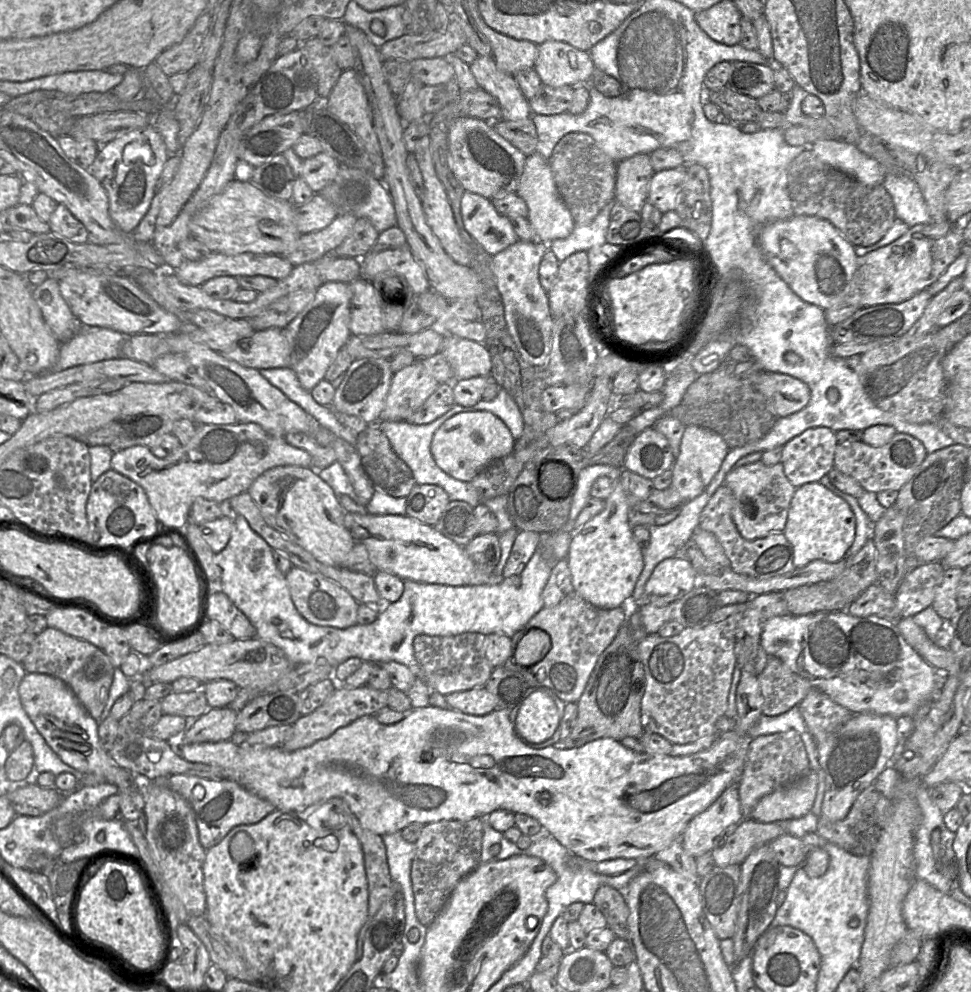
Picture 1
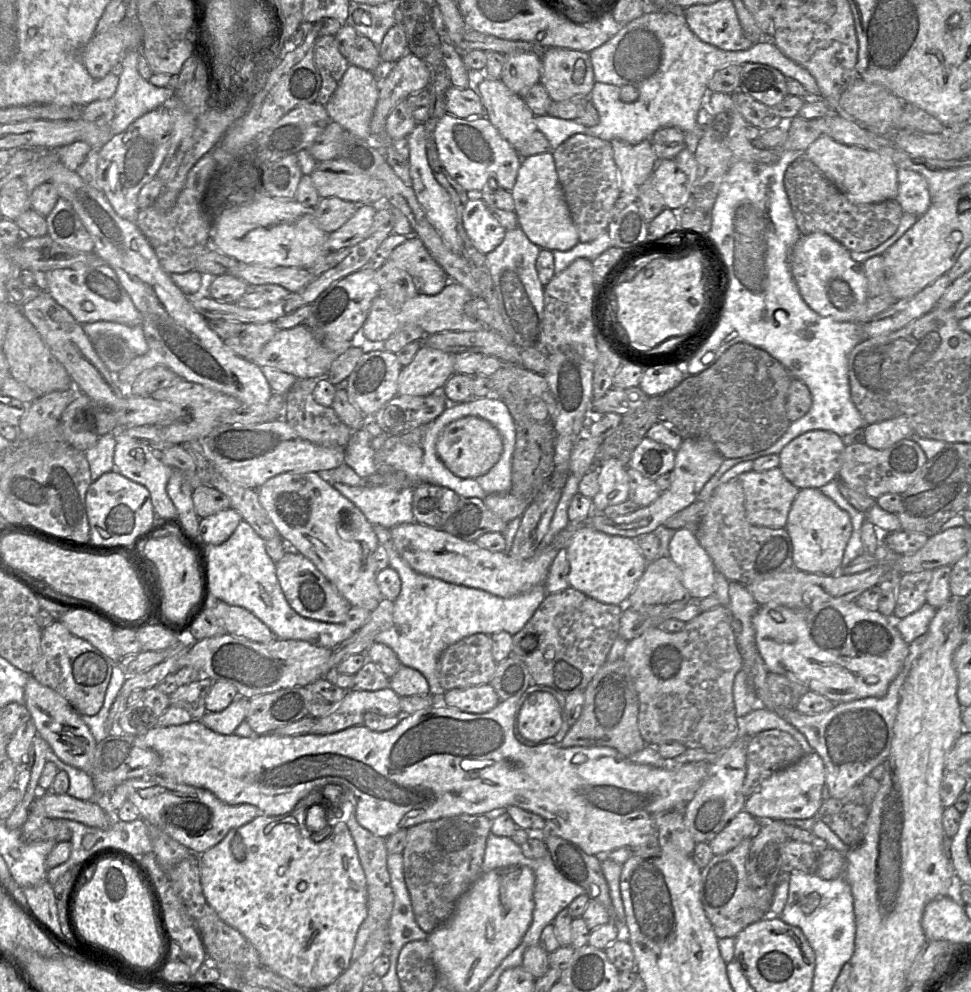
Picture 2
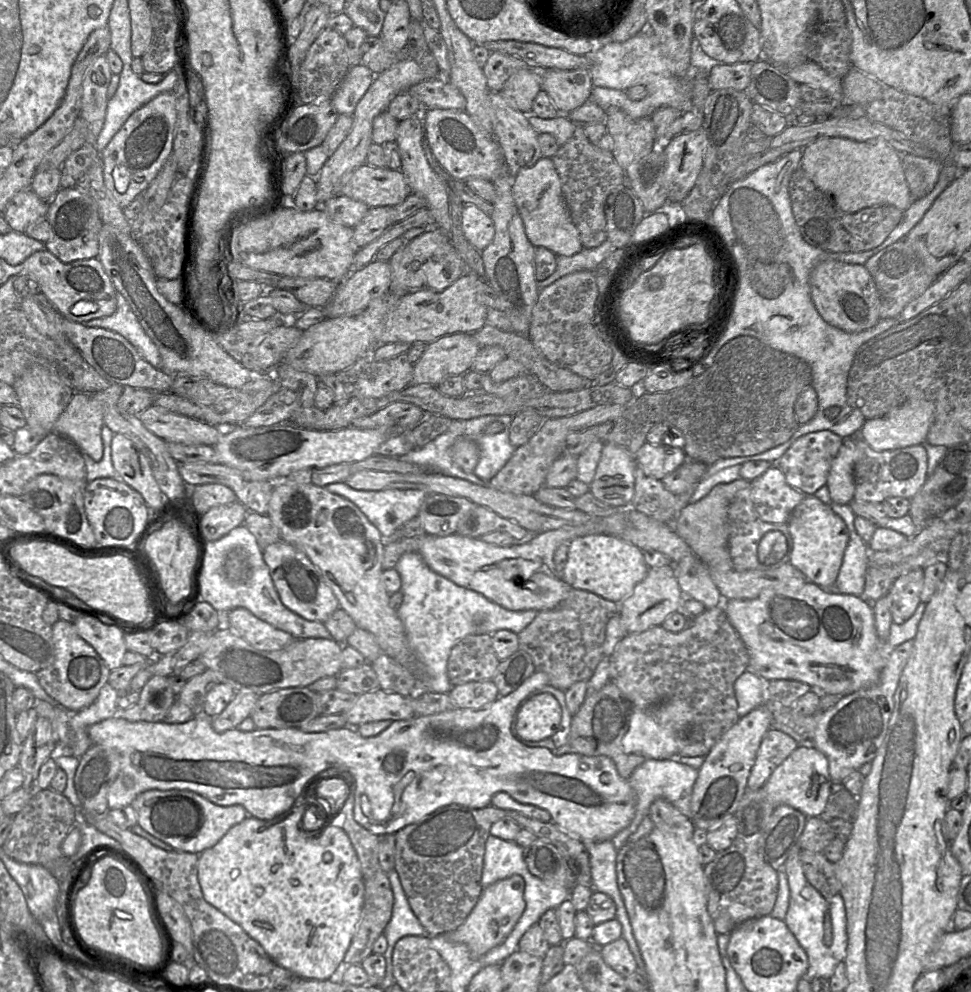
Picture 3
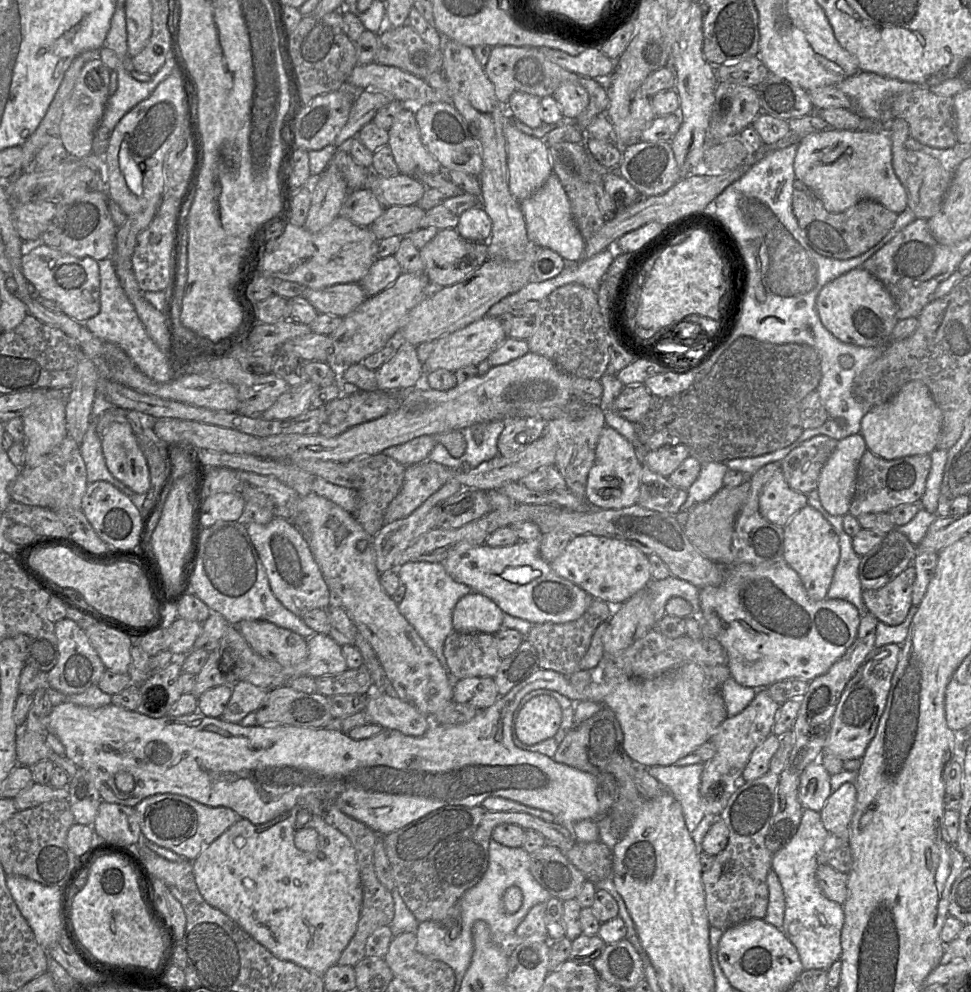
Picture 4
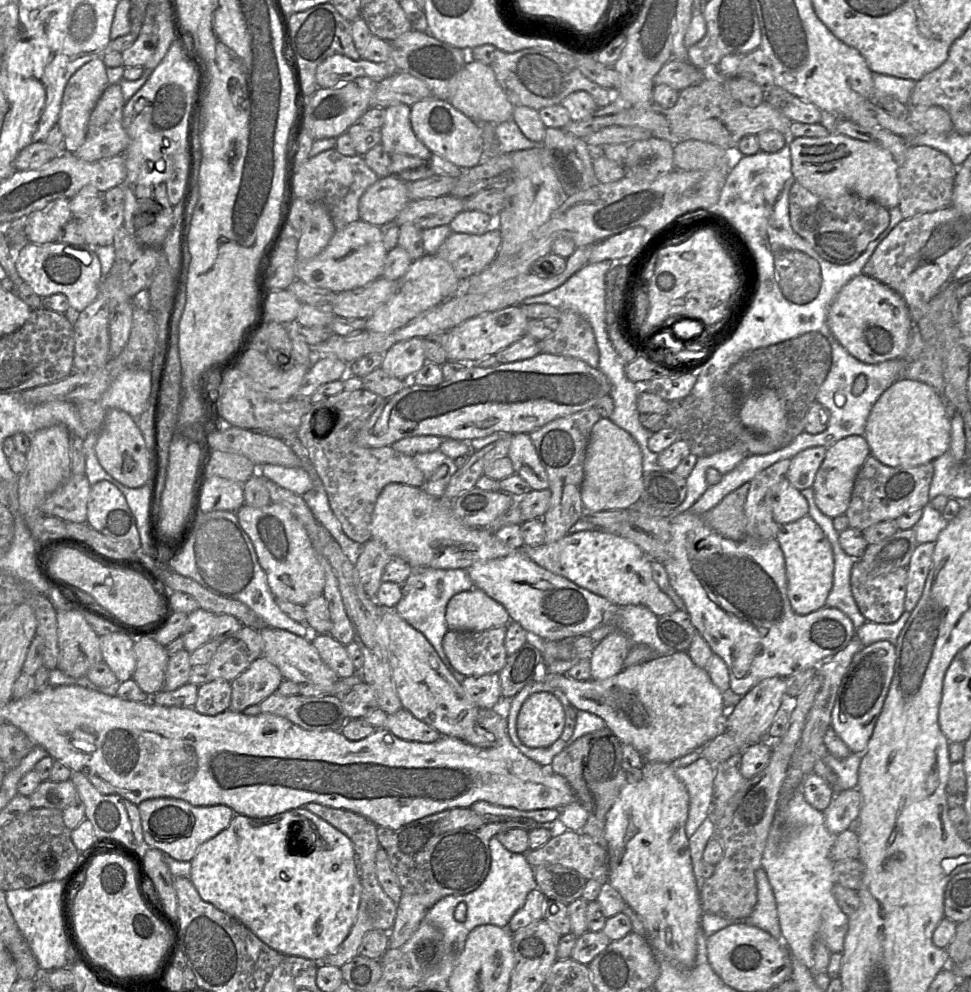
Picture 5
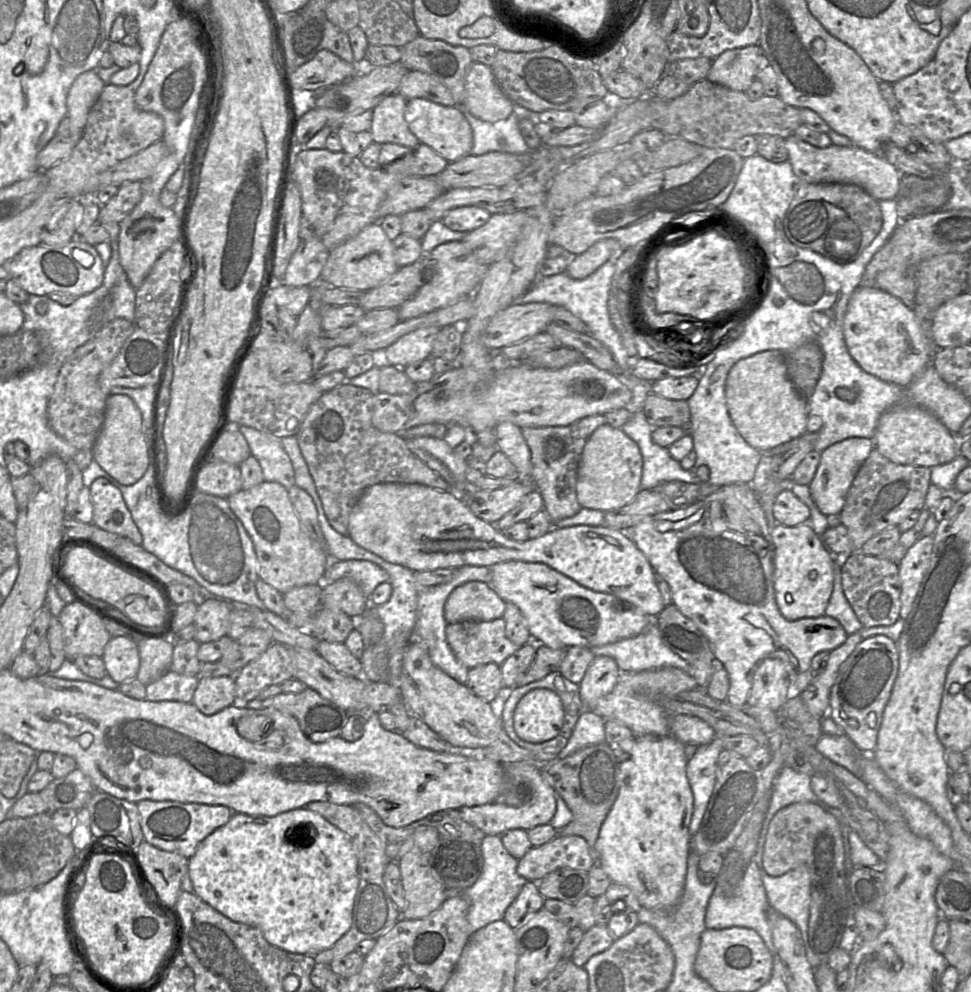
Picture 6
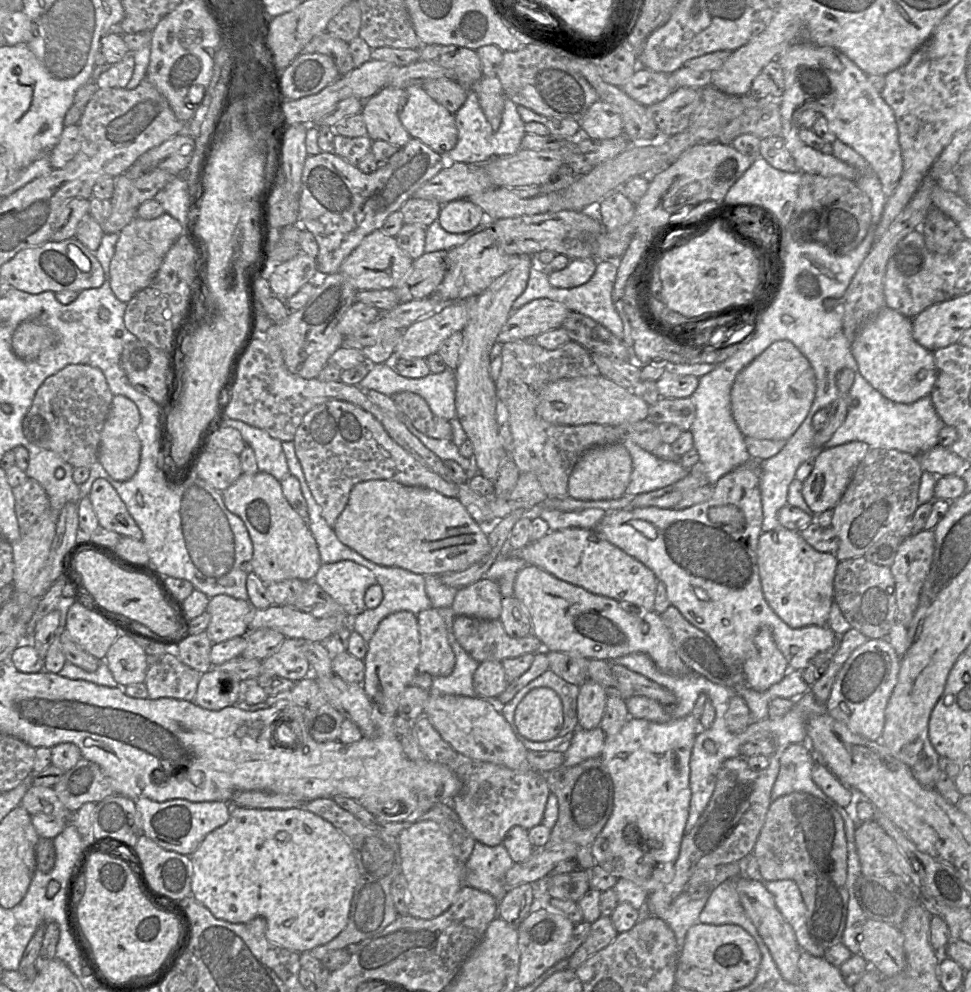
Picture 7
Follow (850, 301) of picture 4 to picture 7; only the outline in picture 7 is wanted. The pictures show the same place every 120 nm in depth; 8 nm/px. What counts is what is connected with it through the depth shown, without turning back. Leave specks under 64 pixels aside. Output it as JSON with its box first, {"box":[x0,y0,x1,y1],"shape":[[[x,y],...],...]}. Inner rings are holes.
{"box":[851,306,938,404],"shape":[[[887,306],[859,331],[851,343],[851,353],[864,379],[893,402],[911,404],[933,390],[938,373],[933,352],[913,338],[912,319]]]}

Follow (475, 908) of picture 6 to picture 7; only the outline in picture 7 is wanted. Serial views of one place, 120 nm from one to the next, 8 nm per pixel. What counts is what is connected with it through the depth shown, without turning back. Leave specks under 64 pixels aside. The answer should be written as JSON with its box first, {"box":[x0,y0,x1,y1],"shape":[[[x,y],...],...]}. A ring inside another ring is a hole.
{"box":[464,841,514,901],"shape":[[[476,841],[470,858],[464,865],[464,885],[468,885],[483,892],[492,895],[497,901],[501,901],[506,892],[511,889],[506,889],[505,875],[507,871],[513,866],[514,861],[510,857],[507,849],[503,843],[497,846],[487,846]]]}

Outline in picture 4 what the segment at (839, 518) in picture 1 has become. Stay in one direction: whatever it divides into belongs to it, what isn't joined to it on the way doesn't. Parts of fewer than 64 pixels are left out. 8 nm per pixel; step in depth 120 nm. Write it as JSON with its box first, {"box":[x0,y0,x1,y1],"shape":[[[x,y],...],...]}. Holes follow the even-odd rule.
{"box":[783,505,840,598],"shape":[[[806,505],[784,526],[783,560],[799,575],[809,598],[827,598],[835,568],[840,558],[839,537],[834,527],[822,514]]]}

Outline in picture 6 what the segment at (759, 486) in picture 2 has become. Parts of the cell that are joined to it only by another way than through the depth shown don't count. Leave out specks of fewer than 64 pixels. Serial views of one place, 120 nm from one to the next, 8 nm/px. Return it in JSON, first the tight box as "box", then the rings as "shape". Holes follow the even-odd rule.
{"box":[773,488,810,527],"shape":[[[788,488],[777,495],[773,505],[773,517],[778,524],[795,527],[808,522],[810,510]]]}

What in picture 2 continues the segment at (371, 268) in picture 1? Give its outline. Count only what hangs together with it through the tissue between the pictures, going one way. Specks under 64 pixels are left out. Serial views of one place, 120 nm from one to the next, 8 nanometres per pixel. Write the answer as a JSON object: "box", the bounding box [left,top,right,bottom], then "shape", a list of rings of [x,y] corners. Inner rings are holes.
{"box":[388,235,450,294],"shape":[[[416,235],[409,236],[404,243],[397,246],[388,261],[411,275],[418,293],[438,294],[450,282],[444,269]]]}

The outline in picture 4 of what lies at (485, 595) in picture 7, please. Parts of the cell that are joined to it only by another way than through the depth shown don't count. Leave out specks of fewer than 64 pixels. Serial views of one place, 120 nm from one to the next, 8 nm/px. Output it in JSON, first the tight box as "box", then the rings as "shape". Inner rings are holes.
{"box":[452,592,504,634],"shape":[[[472,592],[456,603],[452,624],[456,632],[496,634],[503,626],[504,612],[488,597]]]}

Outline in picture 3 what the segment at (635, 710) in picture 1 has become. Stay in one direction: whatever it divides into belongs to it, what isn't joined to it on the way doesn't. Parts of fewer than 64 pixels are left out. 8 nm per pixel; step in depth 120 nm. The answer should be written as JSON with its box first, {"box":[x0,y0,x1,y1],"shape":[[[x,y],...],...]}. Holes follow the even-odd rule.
{"box":[554,681,646,779],"shape":[[[611,681],[607,682],[597,692],[586,692],[586,698],[579,711],[572,717],[570,732],[566,743],[557,748],[554,754],[562,756],[568,753],[576,753],[584,756],[607,756],[613,760],[619,775],[629,779],[635,769],[646,759],[635,753],[625,753],[622,740],[629,729],[629,722],[633,704],[626,698],[621,690]]]}

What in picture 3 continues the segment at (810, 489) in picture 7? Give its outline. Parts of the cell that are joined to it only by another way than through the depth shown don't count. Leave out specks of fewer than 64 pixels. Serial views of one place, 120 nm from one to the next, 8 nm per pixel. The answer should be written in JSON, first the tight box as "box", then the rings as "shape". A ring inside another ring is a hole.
{"box":[826,438,857,505],"shape":[[[852,438],[843,439],[836,456],[831,462],[826,486],[833,502],[846,505],[854,497],[853,468],[857,441]]]}

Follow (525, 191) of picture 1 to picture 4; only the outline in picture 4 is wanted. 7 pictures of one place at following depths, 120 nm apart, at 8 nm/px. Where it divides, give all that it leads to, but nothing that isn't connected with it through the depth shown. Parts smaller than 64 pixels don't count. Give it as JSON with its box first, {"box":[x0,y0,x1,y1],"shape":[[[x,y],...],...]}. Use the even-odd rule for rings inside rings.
{"box":[520,173,585,263],"shape":[[[552,173],[541,188],[520,202],[520,206],[530,242],[558,253],[566,263],[583,260],[585,240],[575,224],[569,199],[557,175]]]}

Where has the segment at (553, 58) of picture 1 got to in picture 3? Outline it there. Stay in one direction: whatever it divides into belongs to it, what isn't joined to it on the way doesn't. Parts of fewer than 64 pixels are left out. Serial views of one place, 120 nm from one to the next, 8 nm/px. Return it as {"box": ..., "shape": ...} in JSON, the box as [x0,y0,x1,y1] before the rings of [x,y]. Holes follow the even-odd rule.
{"box":[542,69,593,114],"shape":[[[552,69],[545,71],[542,77],[542,90],[549,95],[560,114],[569,114],[588,101],[591,98],[591,91],[593,87],[588,69]]]}

